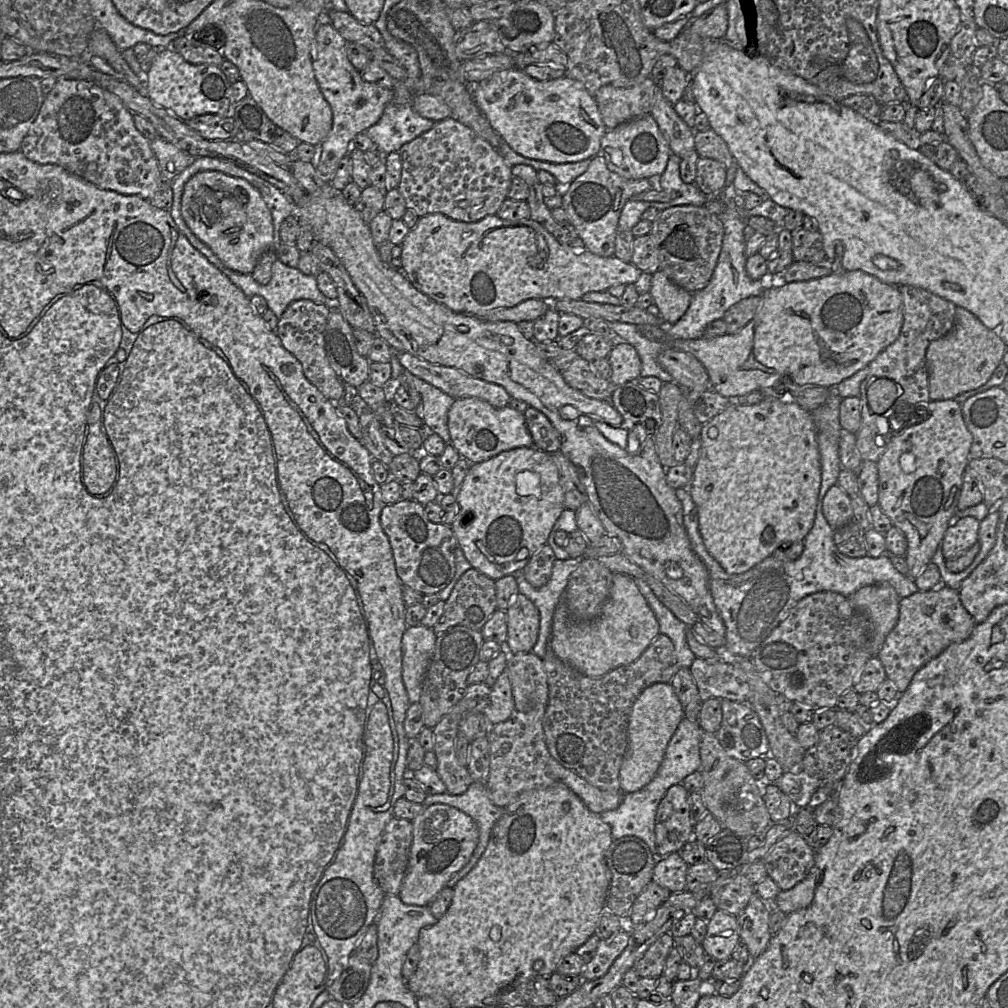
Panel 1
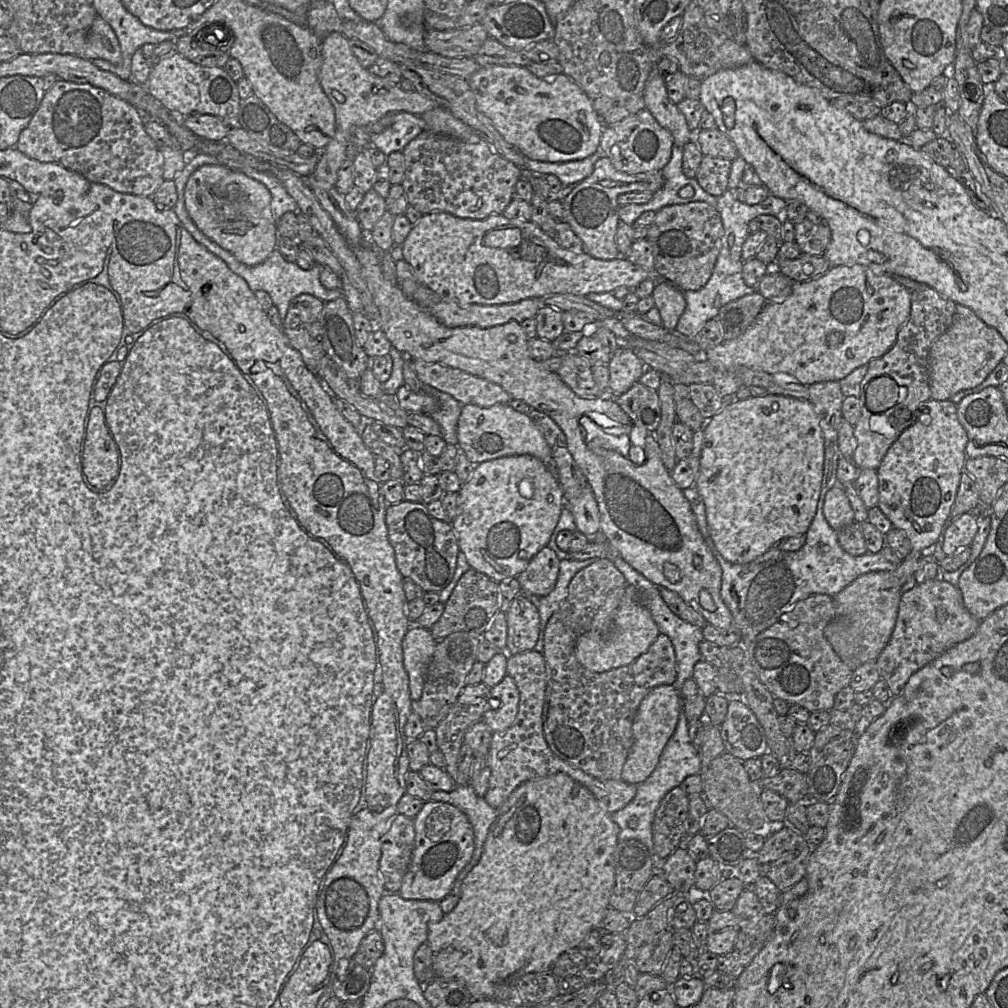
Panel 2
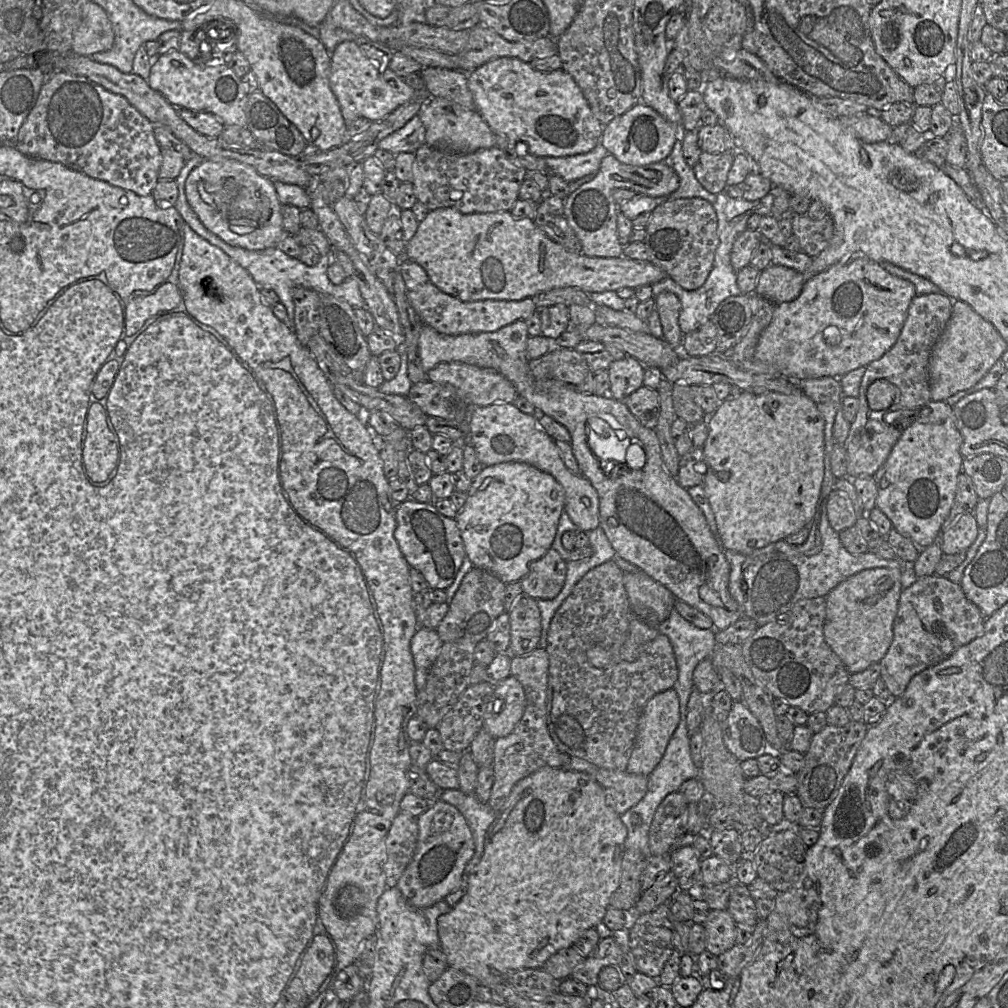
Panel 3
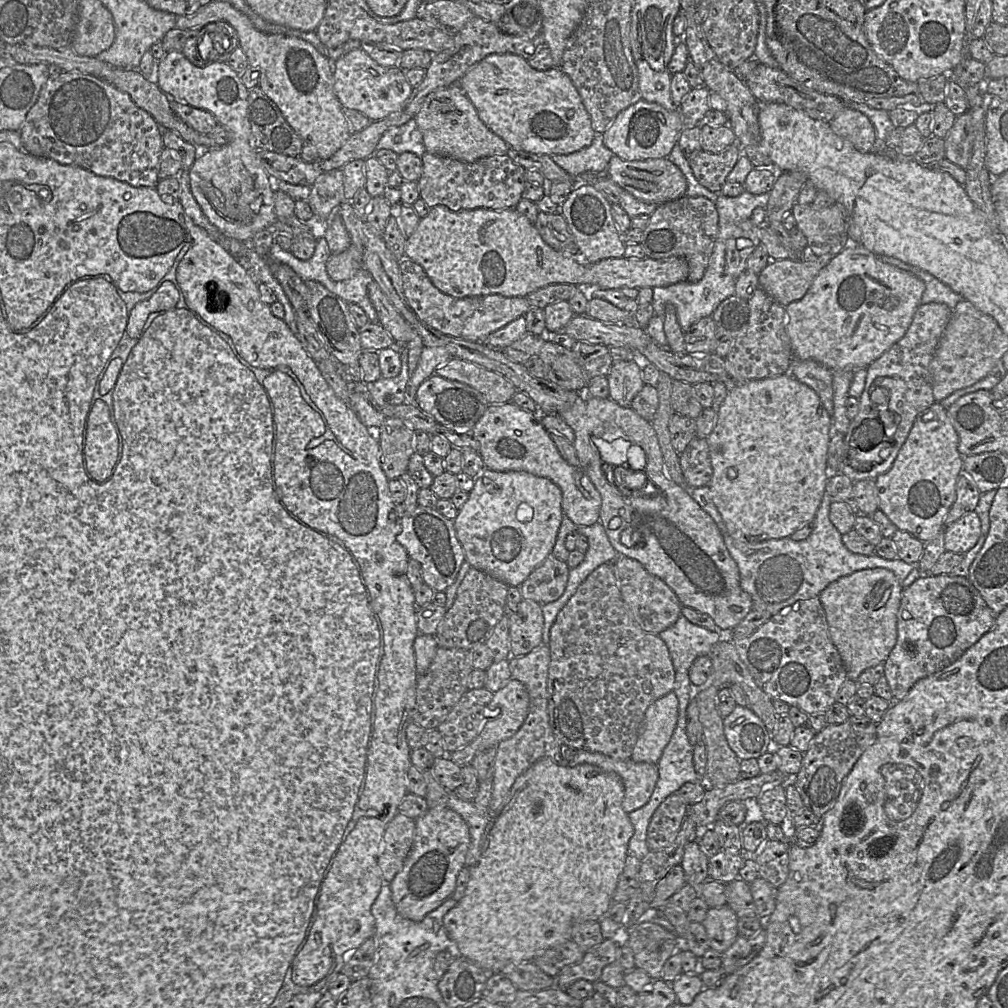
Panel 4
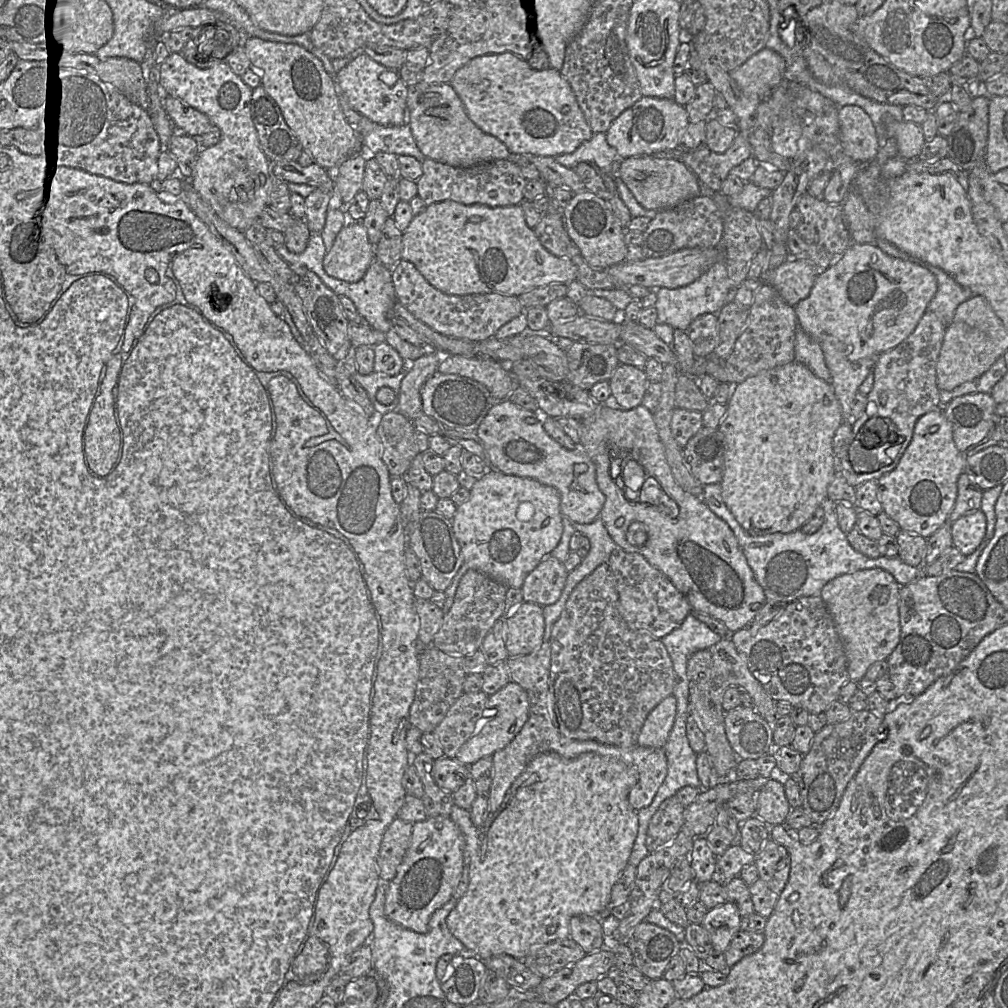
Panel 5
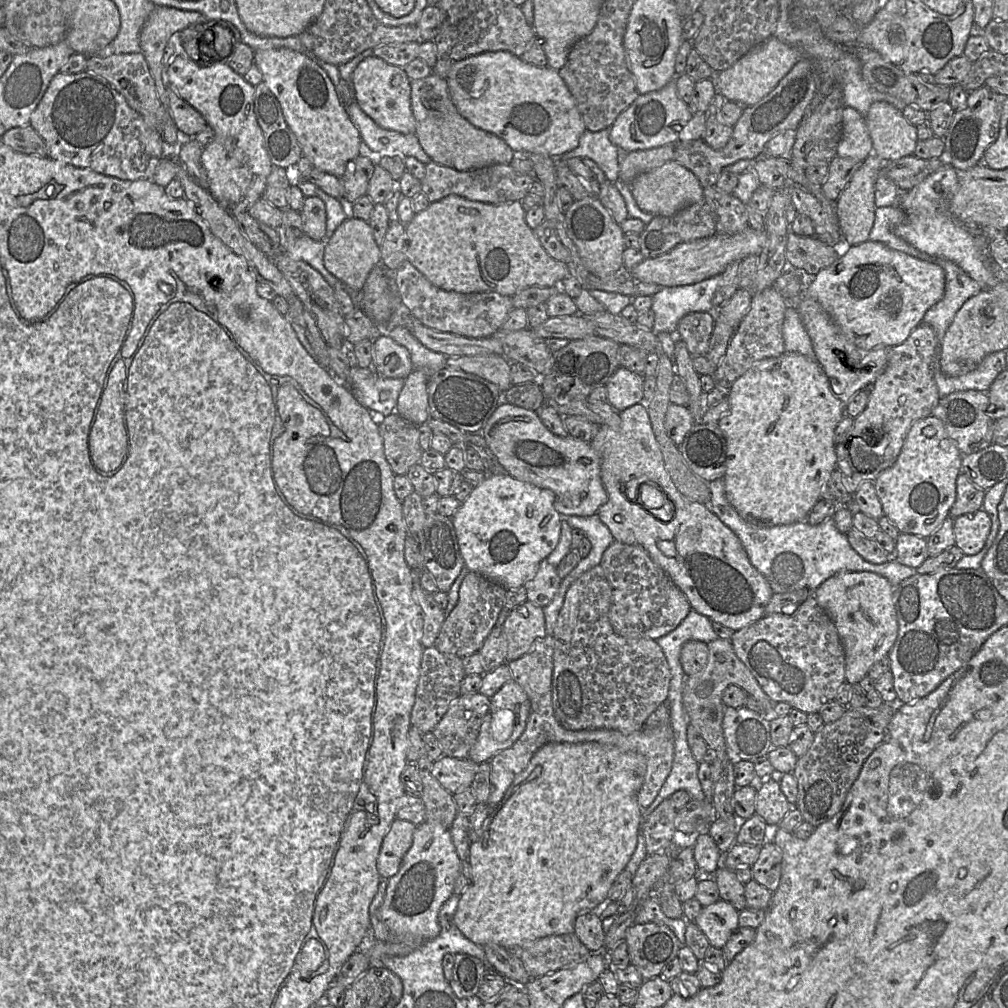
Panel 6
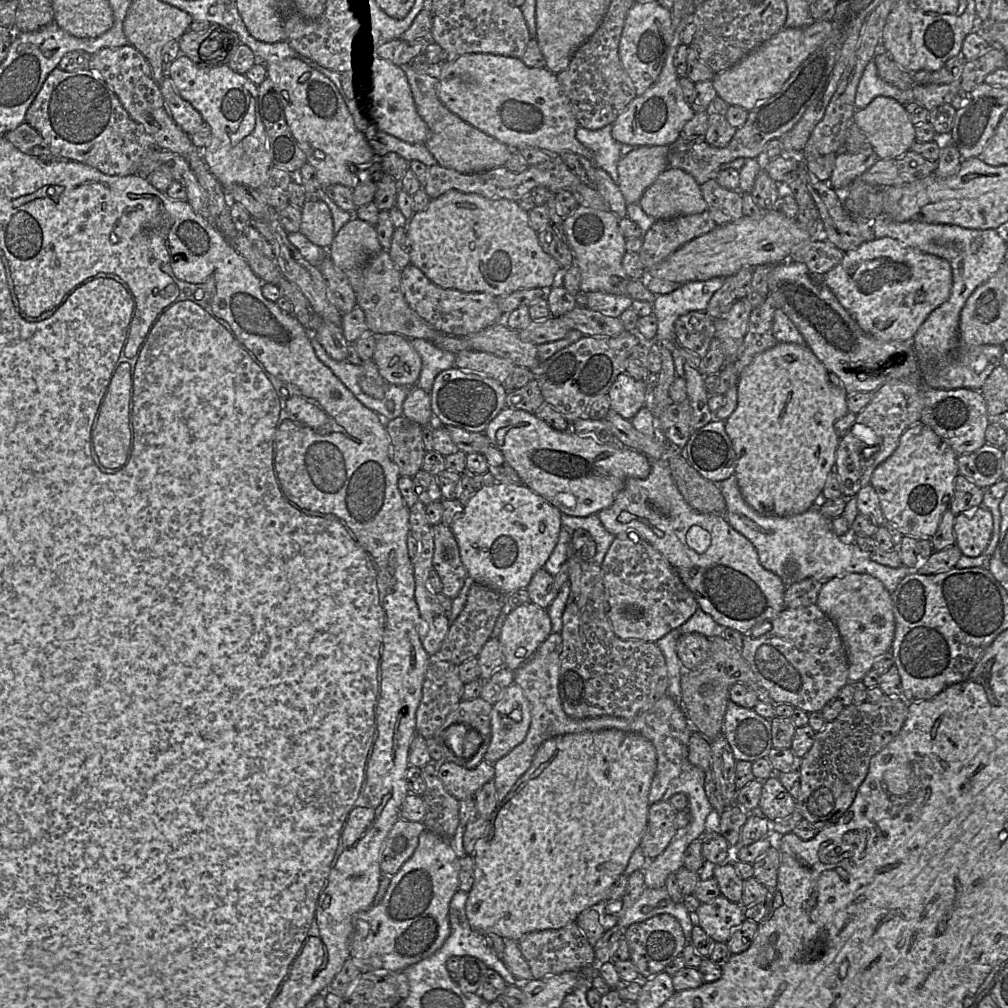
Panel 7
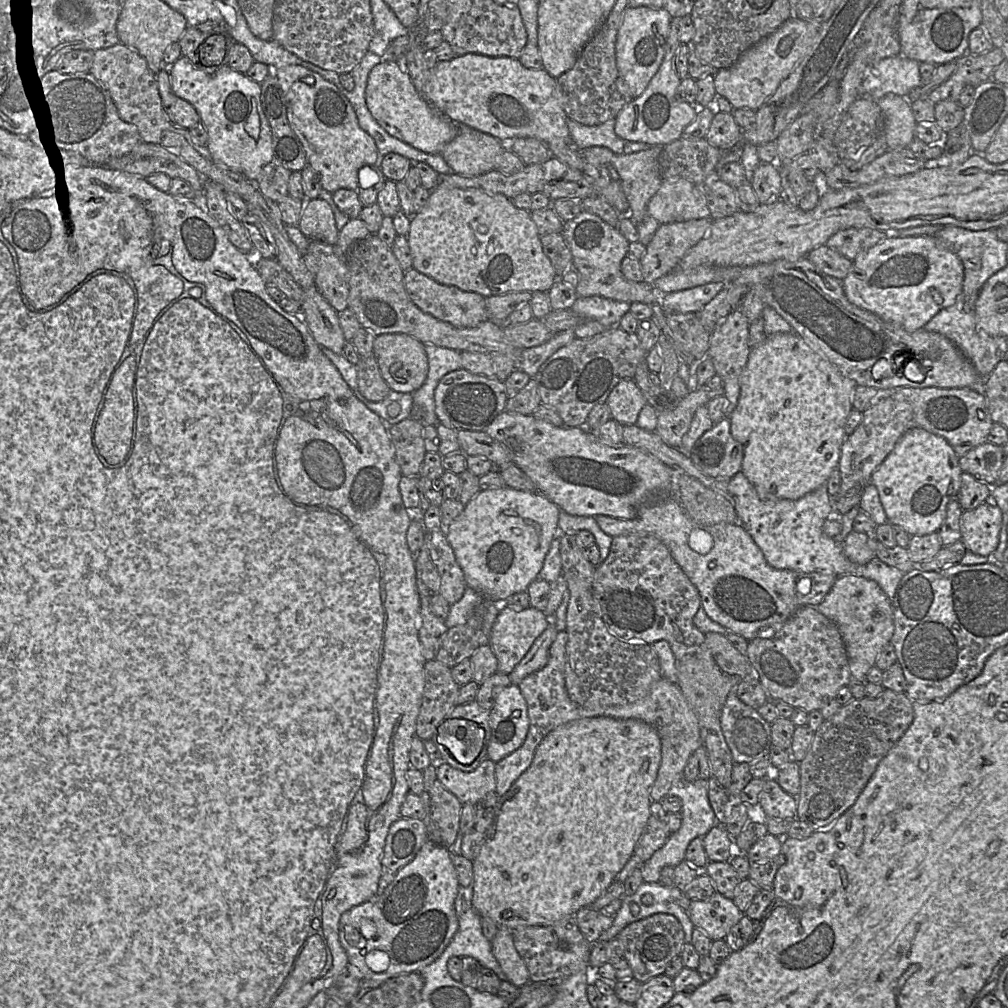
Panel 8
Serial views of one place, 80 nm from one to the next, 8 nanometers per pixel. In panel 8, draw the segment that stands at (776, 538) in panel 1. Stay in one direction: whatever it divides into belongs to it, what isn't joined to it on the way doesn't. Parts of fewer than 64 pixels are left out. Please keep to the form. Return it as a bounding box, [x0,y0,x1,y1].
[729,332,857,501]

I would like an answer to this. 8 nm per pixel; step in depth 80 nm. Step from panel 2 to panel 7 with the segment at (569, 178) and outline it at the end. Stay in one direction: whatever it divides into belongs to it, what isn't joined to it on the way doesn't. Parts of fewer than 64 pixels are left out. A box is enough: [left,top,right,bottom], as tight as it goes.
[576,123,623,184]

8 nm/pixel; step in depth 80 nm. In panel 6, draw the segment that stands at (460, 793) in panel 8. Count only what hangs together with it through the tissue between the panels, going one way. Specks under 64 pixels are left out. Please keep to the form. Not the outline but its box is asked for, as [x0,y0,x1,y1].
[433,756,479,795]

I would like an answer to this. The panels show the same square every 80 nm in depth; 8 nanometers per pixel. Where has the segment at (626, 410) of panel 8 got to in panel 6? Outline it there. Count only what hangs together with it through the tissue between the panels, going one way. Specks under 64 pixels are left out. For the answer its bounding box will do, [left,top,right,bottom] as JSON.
[608,367,645,412]

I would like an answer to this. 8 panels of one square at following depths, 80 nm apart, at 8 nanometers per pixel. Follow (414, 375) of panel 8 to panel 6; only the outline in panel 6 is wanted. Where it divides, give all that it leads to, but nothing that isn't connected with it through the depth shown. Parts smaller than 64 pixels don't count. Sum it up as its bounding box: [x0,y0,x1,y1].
[372,333,414,379]

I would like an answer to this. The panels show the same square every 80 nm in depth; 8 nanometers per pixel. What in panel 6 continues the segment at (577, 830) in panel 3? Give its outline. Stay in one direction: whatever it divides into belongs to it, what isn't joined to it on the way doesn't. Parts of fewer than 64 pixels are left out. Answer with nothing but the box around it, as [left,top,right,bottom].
[453,742,646,950]

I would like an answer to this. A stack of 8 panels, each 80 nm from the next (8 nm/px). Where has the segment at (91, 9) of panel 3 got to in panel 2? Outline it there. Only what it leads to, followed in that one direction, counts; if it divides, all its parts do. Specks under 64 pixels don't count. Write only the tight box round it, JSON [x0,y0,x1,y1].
[80,14,122,65]

